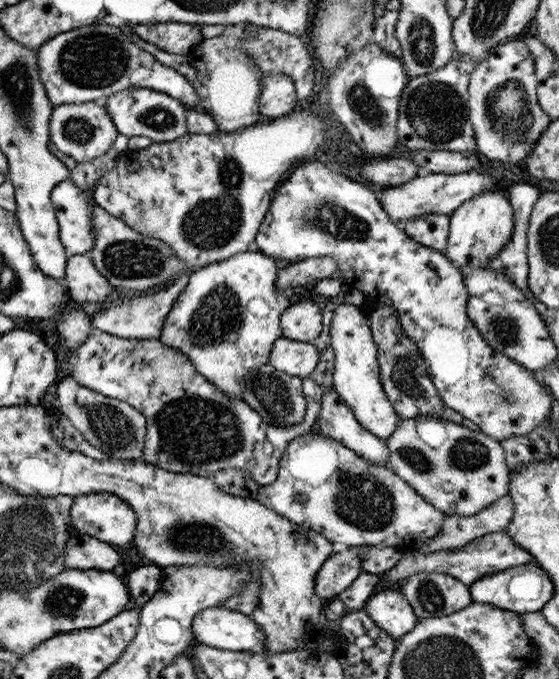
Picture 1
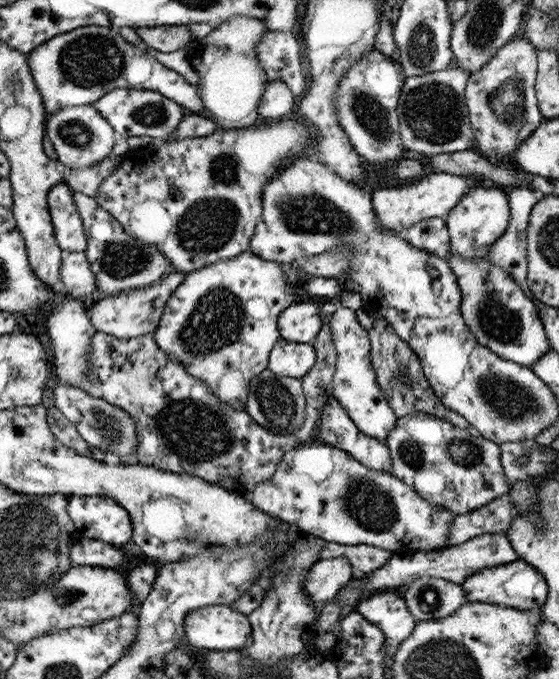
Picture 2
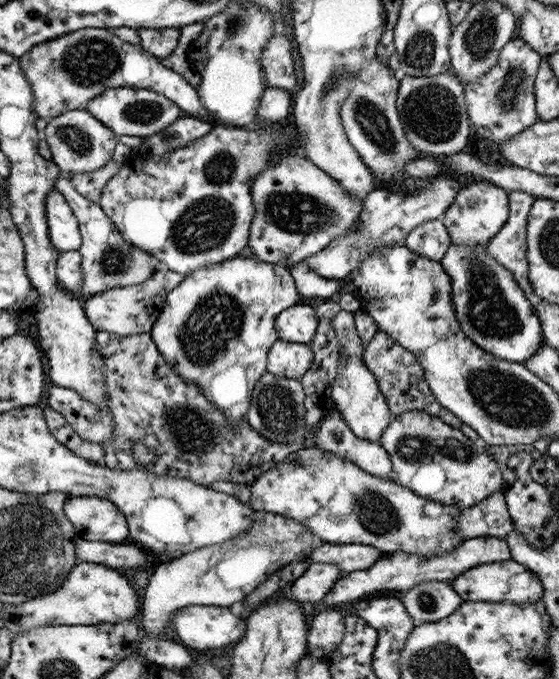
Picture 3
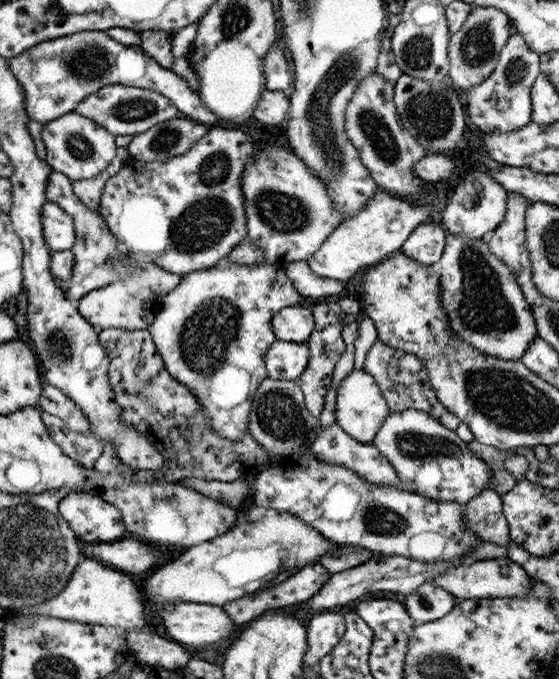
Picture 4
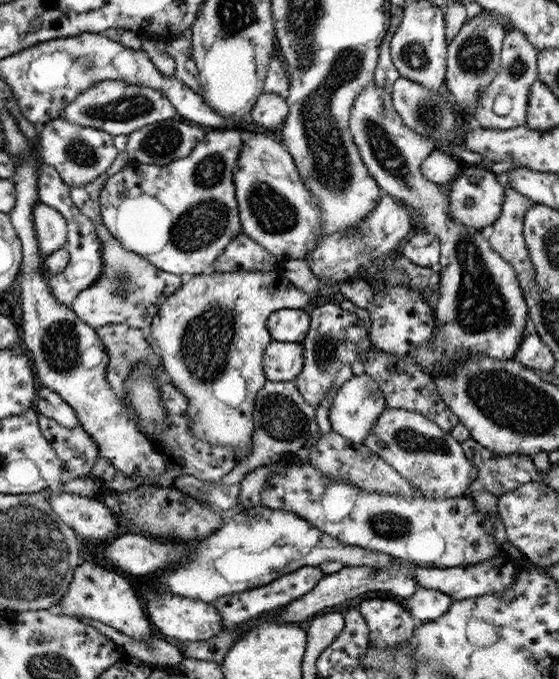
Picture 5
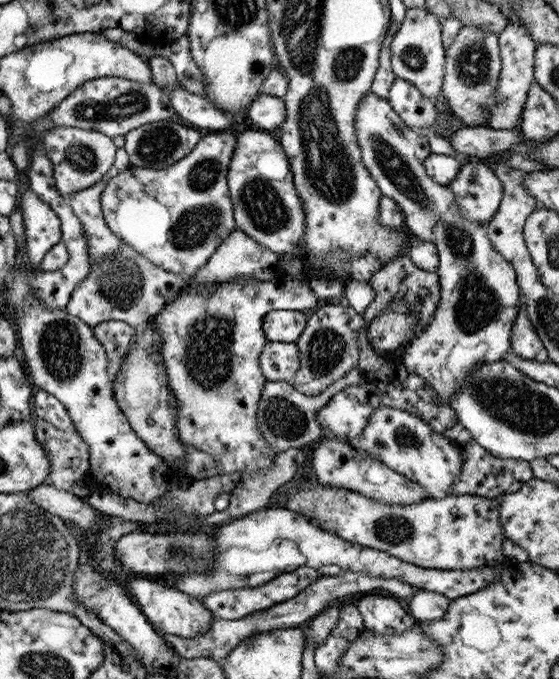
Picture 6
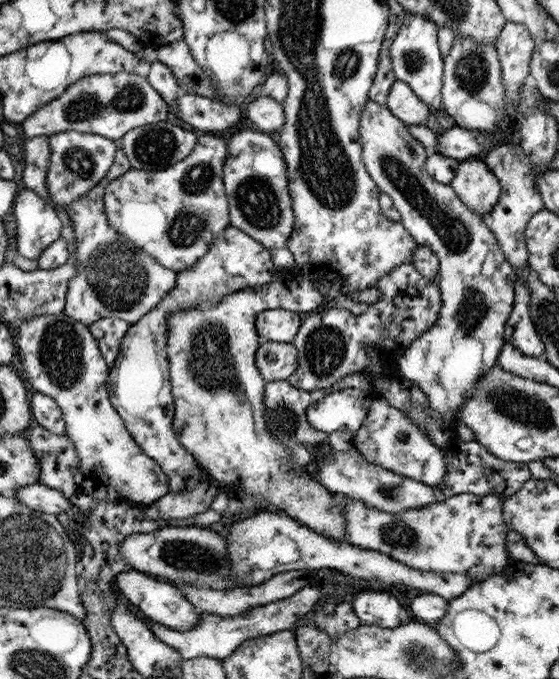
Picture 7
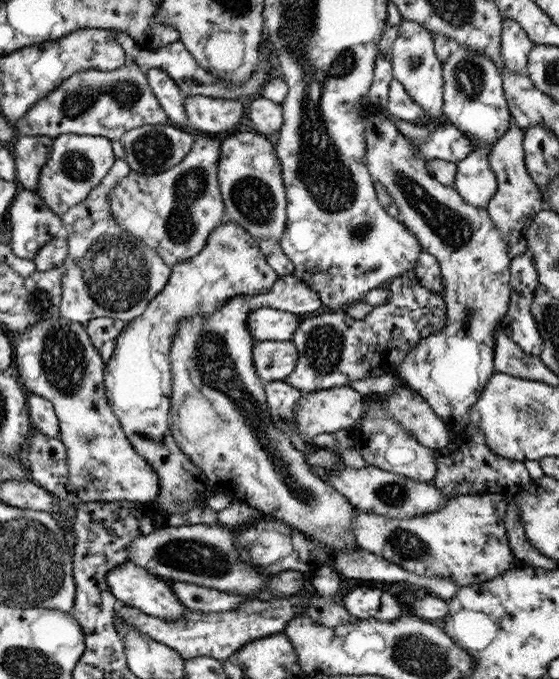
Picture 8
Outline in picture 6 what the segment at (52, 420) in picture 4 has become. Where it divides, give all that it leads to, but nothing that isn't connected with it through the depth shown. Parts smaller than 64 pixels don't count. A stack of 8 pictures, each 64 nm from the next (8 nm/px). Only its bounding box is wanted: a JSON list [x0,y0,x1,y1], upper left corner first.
[33,418,88,491]

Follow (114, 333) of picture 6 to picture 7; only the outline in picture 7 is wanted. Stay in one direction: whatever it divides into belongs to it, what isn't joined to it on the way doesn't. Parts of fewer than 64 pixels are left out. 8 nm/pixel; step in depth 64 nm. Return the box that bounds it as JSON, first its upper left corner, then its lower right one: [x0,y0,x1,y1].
[87,318,128,369]

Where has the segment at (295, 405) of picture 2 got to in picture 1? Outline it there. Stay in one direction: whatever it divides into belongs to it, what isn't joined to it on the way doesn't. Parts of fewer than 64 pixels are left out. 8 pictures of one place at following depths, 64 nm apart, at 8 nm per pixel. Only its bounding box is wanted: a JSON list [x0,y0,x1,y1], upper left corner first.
[242,364,306,427]

